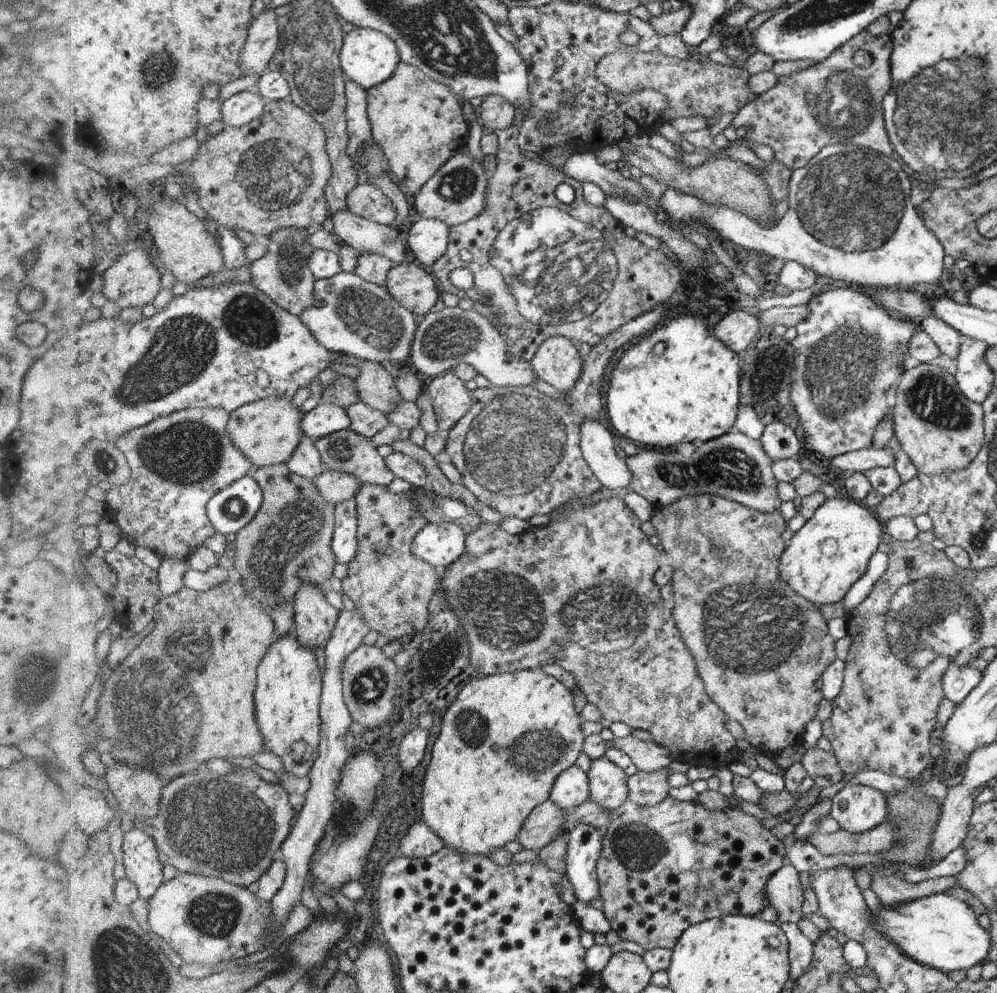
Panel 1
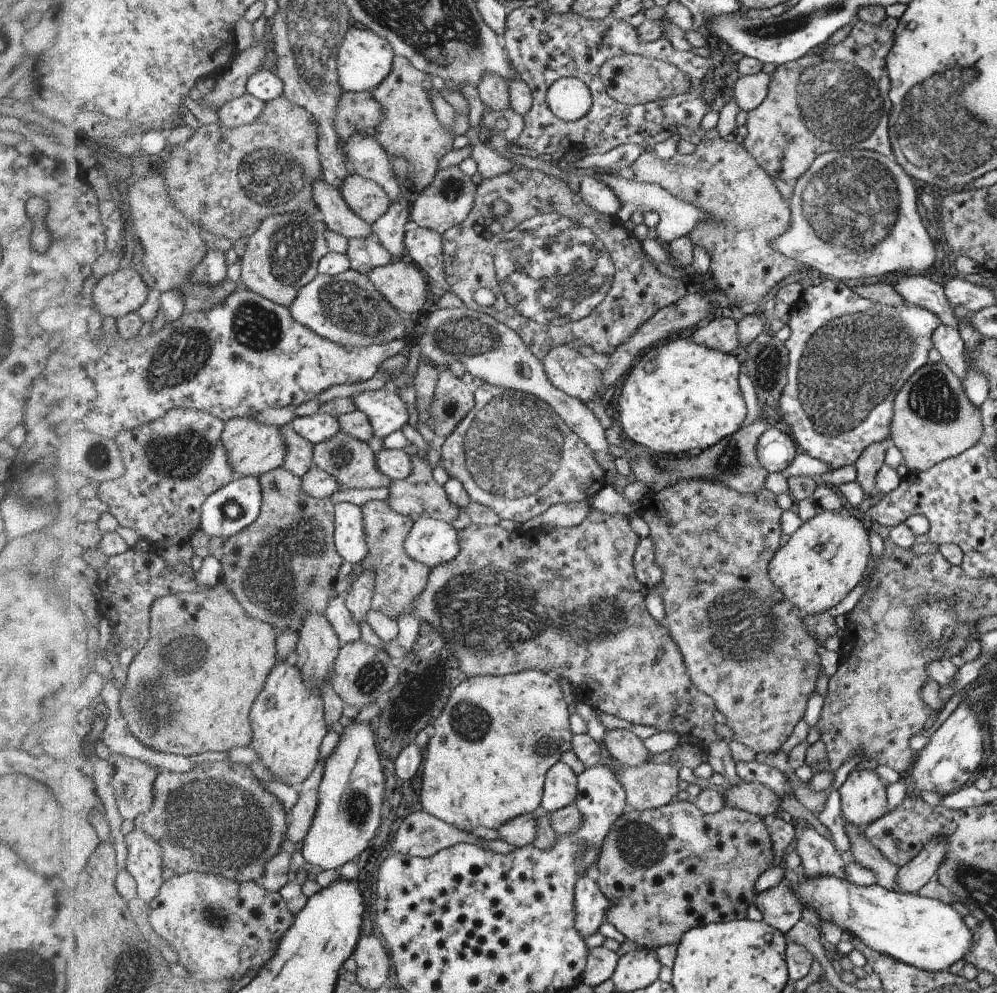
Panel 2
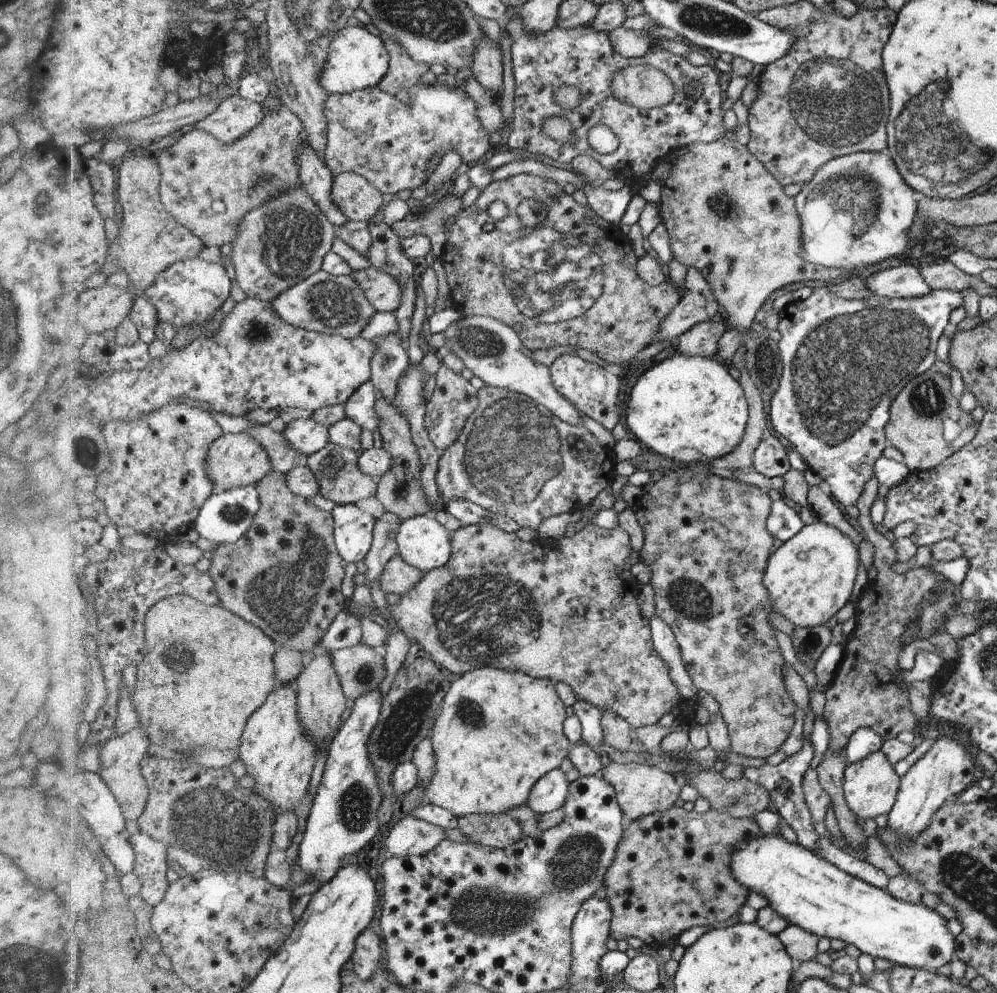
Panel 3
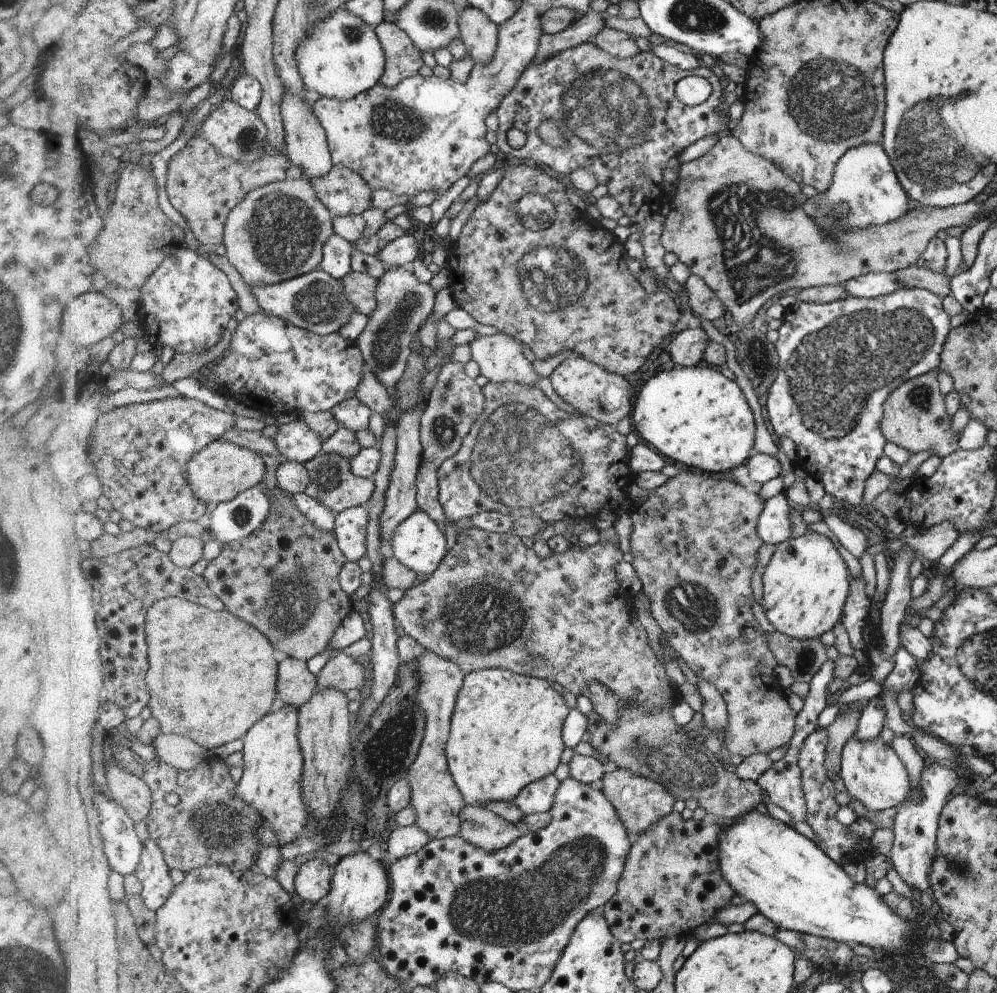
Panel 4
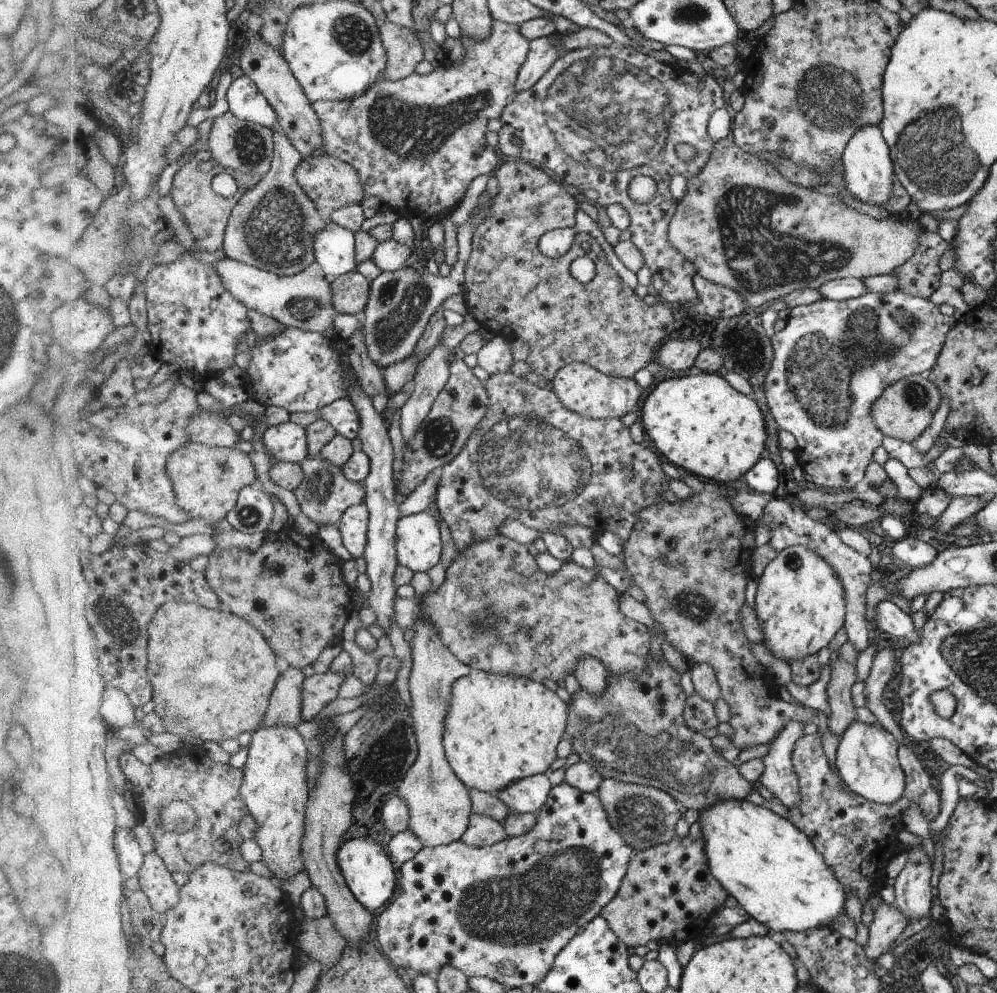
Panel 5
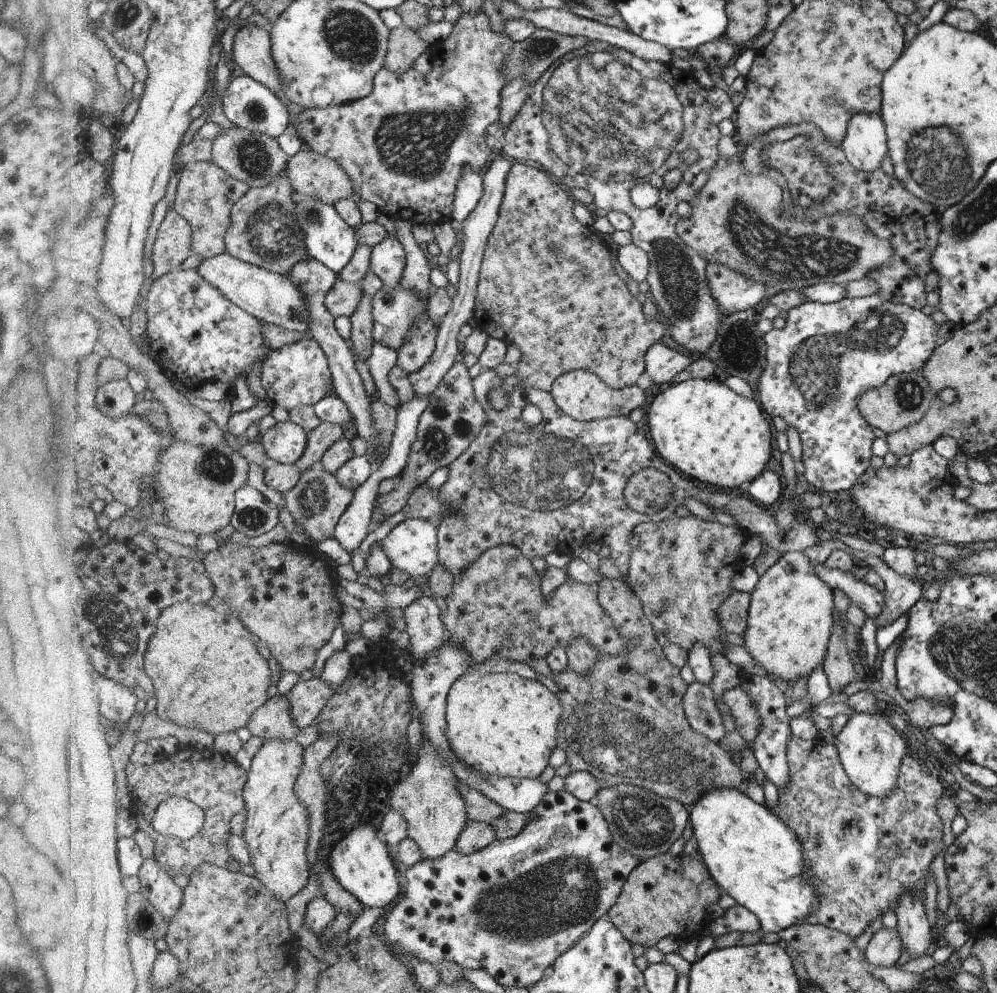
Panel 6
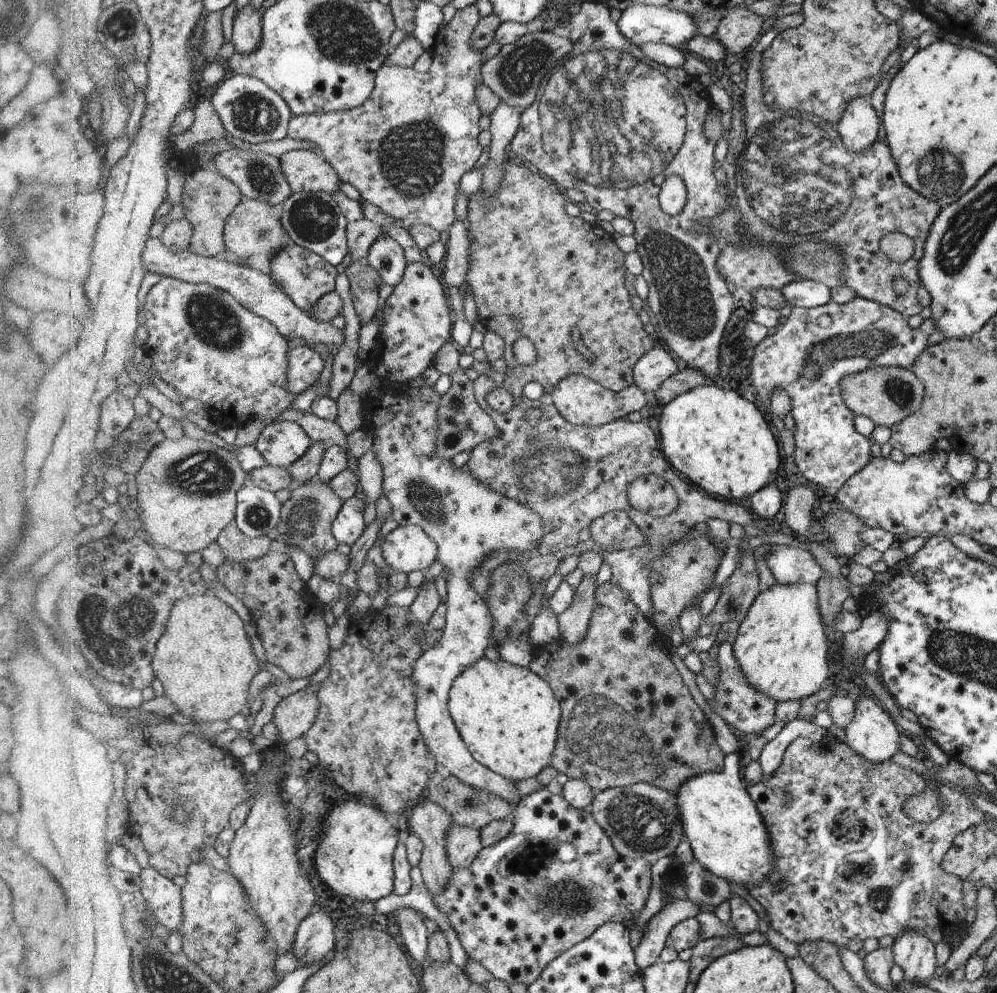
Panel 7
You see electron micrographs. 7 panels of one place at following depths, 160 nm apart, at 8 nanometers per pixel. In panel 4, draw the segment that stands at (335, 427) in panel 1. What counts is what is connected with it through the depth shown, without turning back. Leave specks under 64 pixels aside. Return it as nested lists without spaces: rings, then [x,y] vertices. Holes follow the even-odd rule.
[[[305,418],[281,425],[275,441],[281,454],[290,461],[307,463],[323,450],[323,440]]]

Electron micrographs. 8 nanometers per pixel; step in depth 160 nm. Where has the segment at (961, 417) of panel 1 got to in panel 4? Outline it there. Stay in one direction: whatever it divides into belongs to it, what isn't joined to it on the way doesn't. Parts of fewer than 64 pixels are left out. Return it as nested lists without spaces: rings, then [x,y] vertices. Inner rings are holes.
[[[936,371],[917,376],[907,380],[900,387],[892,391],[885,400],[885,414],[881,418],[881,431],[888,443],[894,443],[901,447],[906,447],[912,454],[929,450],[932,455],[938,455],[941,459],[952,455],[958,450],[959,436],[955,436],[951,430],[952,417],[949,416],[945,405],[945,398],[940,392]]]

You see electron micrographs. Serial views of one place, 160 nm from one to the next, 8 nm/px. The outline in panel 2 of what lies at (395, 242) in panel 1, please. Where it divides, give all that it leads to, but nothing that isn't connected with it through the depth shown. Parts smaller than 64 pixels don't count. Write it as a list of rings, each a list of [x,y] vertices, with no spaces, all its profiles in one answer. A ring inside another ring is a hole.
[[[318,177],[314,185],[314,200],[317,203],[318,216],[330,230],[351,238],[373,236],[371,224],[364,222],[344,202],[338,187],[328,184],[325,179]]]

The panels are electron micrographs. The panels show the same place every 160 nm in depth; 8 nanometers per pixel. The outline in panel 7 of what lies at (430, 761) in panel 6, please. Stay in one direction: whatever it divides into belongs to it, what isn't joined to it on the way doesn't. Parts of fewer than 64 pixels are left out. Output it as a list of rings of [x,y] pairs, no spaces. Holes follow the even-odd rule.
[[[432,801],[425,802],[424,804],[414,804],[412,808],[408,808],[404,812],[408,826],[408,832],[416,833],[424,843],[424,850],[418,864],[421,870],[426,888],[432,896],[438,896],[445,891],[448,880],[453,873],[453,866],[447,857],[445,849],[446,833],[449,828],[454,824],[453,818],[444,809],[441,809],[436,803]]]

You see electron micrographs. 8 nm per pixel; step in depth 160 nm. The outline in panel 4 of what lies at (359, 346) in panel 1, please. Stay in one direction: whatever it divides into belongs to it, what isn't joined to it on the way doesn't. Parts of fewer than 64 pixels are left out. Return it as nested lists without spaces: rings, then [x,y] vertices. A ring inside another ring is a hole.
[[[314,269],[308,274],[271,285],[256,285],[253,288],[264,311],[278,318],[294,323],[320,336],[337,333],[356,311],[345,295],[341,280],[335,279],[322,269]]]

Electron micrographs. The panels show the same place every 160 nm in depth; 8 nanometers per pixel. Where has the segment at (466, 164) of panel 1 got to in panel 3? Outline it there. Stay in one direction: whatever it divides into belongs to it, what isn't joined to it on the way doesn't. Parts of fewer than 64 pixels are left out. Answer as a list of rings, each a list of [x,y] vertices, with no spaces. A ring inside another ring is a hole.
[[[450,190],[445,197],[427,211],[422,211],[416,216],[391,225],[391,233],[398,235],[400,239],[411,235],[429,237],[433,245],[432,255],[434,258],[440,258],[447,241],[447,233],[444,232],[444,228],[450,226],[457,214],[462,211],[461,198],[456,197]]]

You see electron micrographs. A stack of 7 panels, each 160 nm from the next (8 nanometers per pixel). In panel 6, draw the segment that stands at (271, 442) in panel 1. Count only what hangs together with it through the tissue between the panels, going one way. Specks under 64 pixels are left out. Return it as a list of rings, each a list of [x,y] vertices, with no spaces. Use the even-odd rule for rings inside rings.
[[[186,441],[176,442],[166,456],[160,460],[162,471],[158,483],[162,484],[162,498],[166,502],[166,514],[174,522],[172,526],[182,532],[193,532],[196,536],[215,535],[233,524],[237,512],[237,492],[249,484],[251,462],[244,454],[234,450],[228,443],[223,445],[195,445]]]

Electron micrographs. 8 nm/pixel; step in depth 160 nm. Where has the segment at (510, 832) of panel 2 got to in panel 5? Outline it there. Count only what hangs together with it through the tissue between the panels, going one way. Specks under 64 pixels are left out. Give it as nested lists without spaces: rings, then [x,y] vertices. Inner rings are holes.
[[[471,813],[460,840],[470,847],[487,847],[503,841],[506,837],[508,836],[501,822],[493,817]]]

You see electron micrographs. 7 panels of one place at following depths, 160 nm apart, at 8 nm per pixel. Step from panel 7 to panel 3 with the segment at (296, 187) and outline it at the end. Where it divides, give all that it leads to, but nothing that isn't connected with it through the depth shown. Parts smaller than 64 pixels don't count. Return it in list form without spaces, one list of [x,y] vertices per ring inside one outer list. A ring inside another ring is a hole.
[[[353,172],[333,175],[331,197],[348,221],[370,222],[384,206],[377,187],[366,177]]]

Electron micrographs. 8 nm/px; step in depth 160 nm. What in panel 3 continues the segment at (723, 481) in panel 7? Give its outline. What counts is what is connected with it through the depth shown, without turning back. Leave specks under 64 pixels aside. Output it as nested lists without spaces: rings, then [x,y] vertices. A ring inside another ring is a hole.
[[[675,353],[674,356],[665,359],[659,363],[655,363],[650,369],[641,374],[640,378],[633,386],[630,392],[630,400],[628,400],[628,412],[626,412],[626,424],[628,424],[628,433],[634,436],[644,446],[644,449],[653,452],[655,457],[662,461],[679,466],[690,464],[690,462],[710,462],[714,458],[725,457],[734,451],[741,444],[741,440],[745,436],[745,428],[748,426],[748,398],[744,398],[742,386],[730,376],[728,368],[724,366],[724,362],[720,364],[718,358],[700,358],[700,356],[689,357]]]

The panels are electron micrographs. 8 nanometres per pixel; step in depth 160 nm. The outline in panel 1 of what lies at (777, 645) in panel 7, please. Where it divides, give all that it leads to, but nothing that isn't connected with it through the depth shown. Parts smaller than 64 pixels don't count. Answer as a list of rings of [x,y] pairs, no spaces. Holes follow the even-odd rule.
[[[839,496],[826,499],[808,519],[802,528],[795,532],[788,547],[782,551],[779,572],[781,579],[800,596],[815,605],[840,603],[853,584],[865,574],[880,542],[882,524],[874,518],[868,507],[862,508],[859,502]]]

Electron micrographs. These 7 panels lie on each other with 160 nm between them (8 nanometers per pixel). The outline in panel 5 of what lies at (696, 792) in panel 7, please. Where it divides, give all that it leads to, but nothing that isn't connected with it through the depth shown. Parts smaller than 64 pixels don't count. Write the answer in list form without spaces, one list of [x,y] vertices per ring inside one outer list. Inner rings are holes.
[[[720,799],[702,810],[697,822],[701,824],[710,872],[721,881],[726,892],[736,898],[739,907],[768,930],[804,932],[827,924],[829,926],[840,915],[846,915],[844,904],[847,894],[841,881],[829,869],[809,837],[793,822],[746,799]]]

